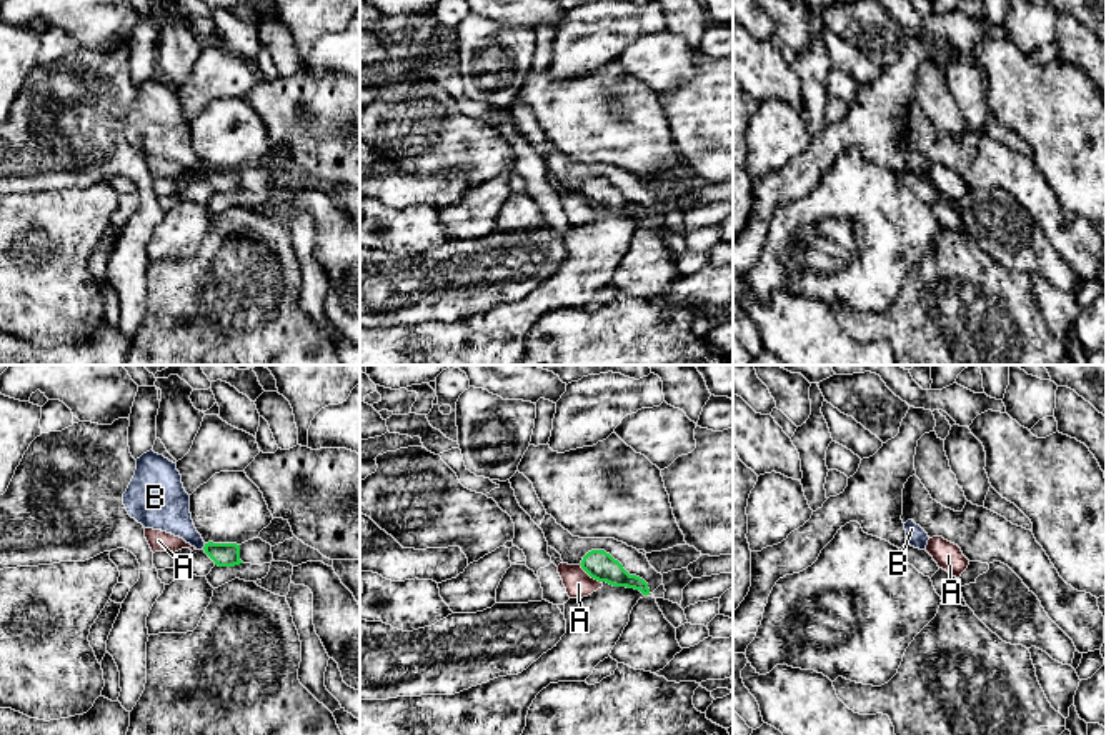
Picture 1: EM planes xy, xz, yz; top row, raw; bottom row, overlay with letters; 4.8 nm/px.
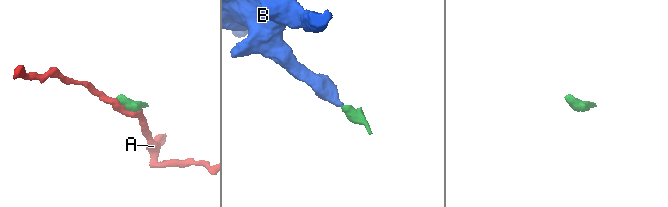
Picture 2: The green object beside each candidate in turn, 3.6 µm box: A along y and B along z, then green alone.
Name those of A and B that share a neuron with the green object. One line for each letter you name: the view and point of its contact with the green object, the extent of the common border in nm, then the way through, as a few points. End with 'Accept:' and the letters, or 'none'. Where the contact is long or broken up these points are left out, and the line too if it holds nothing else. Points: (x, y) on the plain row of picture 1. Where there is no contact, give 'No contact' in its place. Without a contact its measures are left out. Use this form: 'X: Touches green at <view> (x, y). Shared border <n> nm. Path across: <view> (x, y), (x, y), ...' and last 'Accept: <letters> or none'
B: Touches green at xy (205, 172). Shared border 30 nm. Path across: xy (222, 180), (205, 172), (169, 135)
Accept: B

